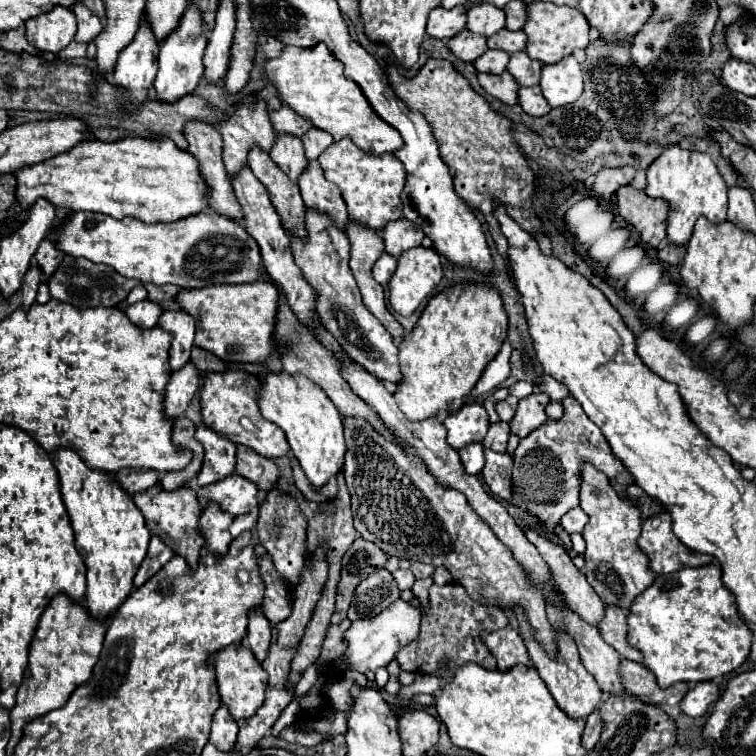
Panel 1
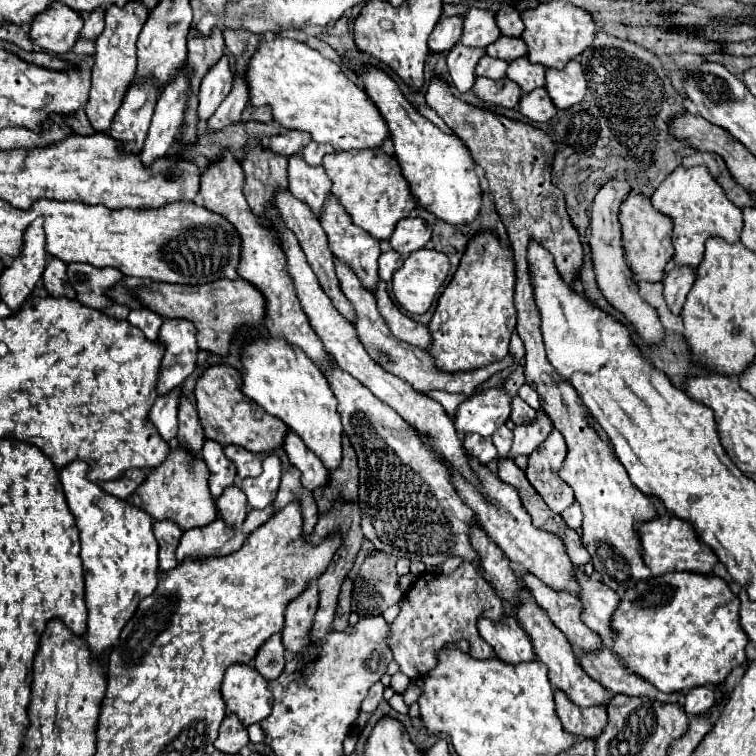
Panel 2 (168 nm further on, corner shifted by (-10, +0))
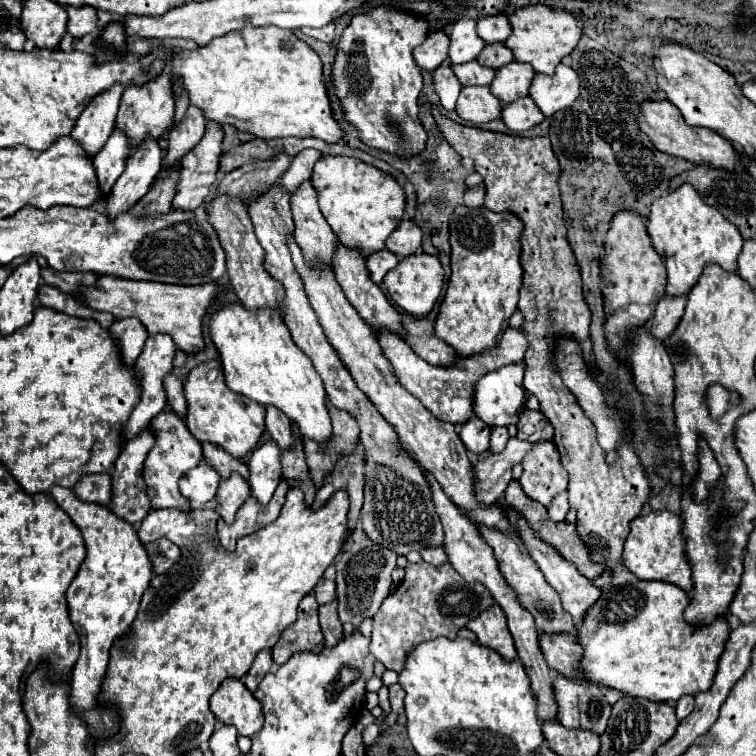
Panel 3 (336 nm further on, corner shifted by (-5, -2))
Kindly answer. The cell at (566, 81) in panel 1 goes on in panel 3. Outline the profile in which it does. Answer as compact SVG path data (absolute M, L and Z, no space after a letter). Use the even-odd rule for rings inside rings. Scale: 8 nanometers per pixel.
M560 63L554 75L536 73L528 95L532 95L540 111L548 117L560 109L570 107L570 103L578 99L578 93L580 93L578 75L574 73L572 67L566 67Z

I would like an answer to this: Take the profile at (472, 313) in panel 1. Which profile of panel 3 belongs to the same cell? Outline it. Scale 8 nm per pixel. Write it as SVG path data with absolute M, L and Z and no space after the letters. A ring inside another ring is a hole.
M458 207L458 211L454 211L454 219L450 219L450 245L452 245L452 275L450 275L450 281L448 281L448 289L446 289L446 295L440 303L440 311L438 311L438 317L436 317L436 323L434 323L434 333L438 339L442 339L444 343L448 343L456 357L472 357L472 355L478 355L482 351L488 351L488 349L494 349L504 331L508 329L508 319L512 317L512 313L518 309L518 289L522 285L522 267L518 263L520 259L520 247L518 247L518 237L522 233L522 221L516 217L516 215L510 215L510 213L492 213L490 209L486 207L478 207L478 209L470 209L470 207Z

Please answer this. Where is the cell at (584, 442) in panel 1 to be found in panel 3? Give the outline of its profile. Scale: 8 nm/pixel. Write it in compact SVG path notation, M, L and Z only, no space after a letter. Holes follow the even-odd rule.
M538 441L532 447L532 451L522 459L522 467L524 467L524 473L520 477L520 485L522 485L524 493L528 497L532 497L534 501L542 503L544 507L548 507L552 503L552 499L556 495L560 495L562 491L566 491L566 487L568 487L568 475L562 473L560 453L552 441Z

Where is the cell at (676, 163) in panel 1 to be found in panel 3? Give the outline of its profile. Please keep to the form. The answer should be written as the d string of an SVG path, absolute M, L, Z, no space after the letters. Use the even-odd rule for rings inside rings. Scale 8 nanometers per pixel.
M684 183L666 197L660 197L652 203L650 215L648 215L648 233L652 237L654 249L658 249L660 255L664 255L664 263L668 269L668 285L666 291L672 295L664 295L658 305L654 317L648 321L650 331L658 339L666 339L674 327L678 325L684 305L686 305L686 295L698 277L702 275L702 269L706 263L720 263L726 271L736 271L736 257L742 249L742 235L736 225L732 225L716 207L706 205L700 199L700 193L690 185Z

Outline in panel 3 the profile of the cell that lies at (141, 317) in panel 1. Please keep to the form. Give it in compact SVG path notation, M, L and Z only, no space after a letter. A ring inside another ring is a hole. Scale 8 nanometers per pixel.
M128 317L128 319L114 321L110 331L118 339L118 347L120 347L120 355L124 359L124 363L134 365L134 359L138 359L144 343L148 339L146 327L138 319Z

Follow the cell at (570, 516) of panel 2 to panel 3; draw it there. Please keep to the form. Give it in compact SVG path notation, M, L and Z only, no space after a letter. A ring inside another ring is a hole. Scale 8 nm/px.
M564 491L562 495L558 495L558 499L554 499L554 503L550 503L548 515L552 521L564 521L568 511L570 511L570 505L568 505L568 495Z

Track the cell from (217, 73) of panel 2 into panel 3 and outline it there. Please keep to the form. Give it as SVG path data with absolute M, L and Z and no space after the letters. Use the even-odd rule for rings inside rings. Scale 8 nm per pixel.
M190 105L186 111L186 117L170 133L170 147L164 153L162 165L170 167L176 161L180 161L184 157L184 153L190 151L190 147L194 147L202 139L204 125L206 125L204 113L198 107Z

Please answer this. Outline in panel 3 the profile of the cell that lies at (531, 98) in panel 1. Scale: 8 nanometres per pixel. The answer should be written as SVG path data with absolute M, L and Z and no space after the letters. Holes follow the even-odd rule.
M526 95L514 103L504 105L504 111L502 111L502 121L506 123L506 127L512 133L532 129L534 125L542 123L542 119L544 119L544 115L530 95Z

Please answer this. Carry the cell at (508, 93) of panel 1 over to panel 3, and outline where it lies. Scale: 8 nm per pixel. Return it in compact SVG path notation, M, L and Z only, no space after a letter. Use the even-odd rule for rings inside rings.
M488 85L464 87L458 97L456 113L464 121L470 121L472 125L480 125L480 123L498 119L502 113L502 103L498 97L494 97L494 93L490 91Z

